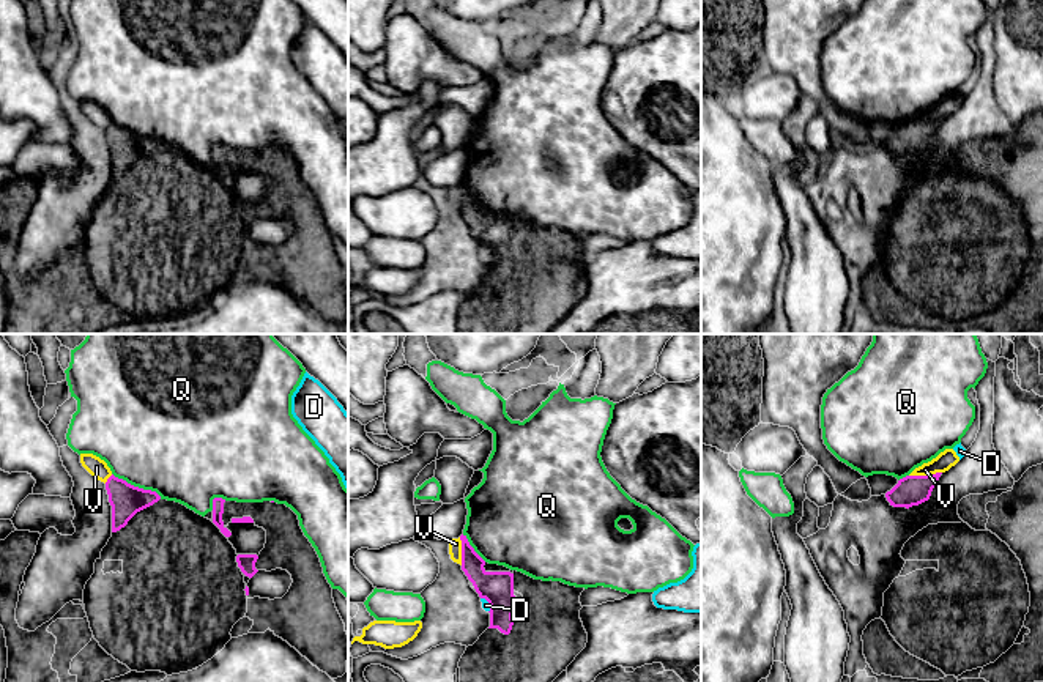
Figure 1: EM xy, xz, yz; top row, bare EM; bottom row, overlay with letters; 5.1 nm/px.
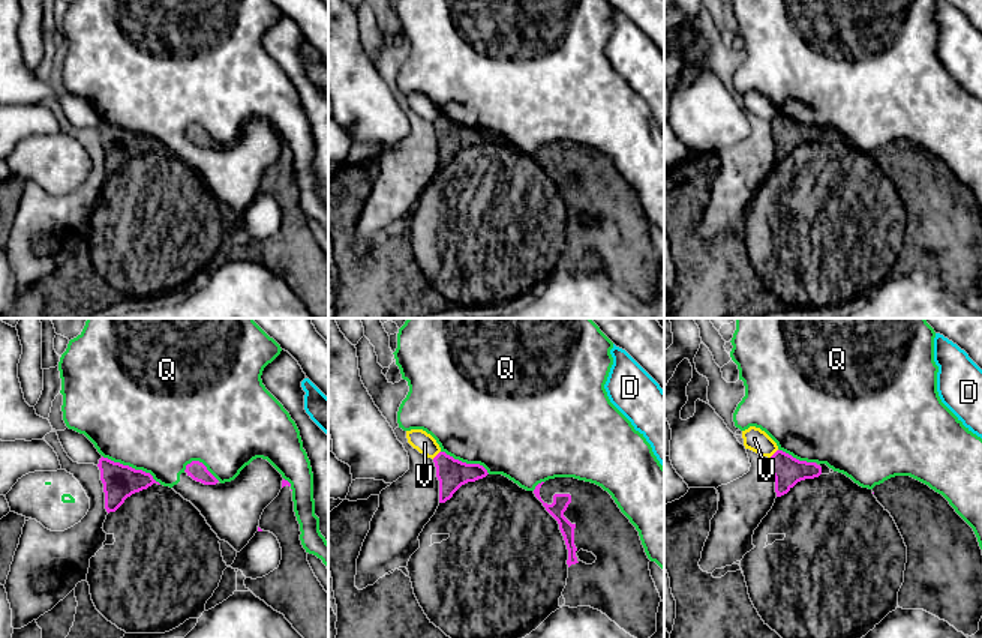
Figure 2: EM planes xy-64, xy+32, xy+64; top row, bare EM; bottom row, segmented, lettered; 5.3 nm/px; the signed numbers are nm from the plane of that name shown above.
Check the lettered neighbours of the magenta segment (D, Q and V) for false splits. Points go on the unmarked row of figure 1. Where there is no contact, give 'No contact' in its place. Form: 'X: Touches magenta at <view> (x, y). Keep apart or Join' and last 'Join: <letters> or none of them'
D: Touches magenta at xz (489, 251). Keep apart
Q: Touches magenta at xy (137, 134). Keep apart
V: Touches magenta at yz (925, 123). Keep apart
Join: none of them

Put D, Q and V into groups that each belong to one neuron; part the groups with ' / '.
D / Q / V

